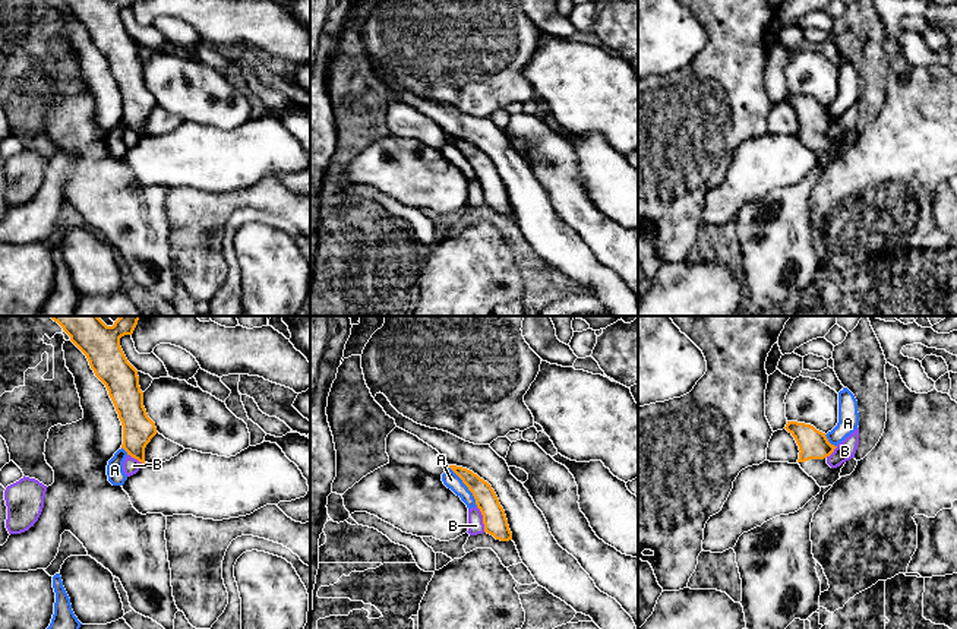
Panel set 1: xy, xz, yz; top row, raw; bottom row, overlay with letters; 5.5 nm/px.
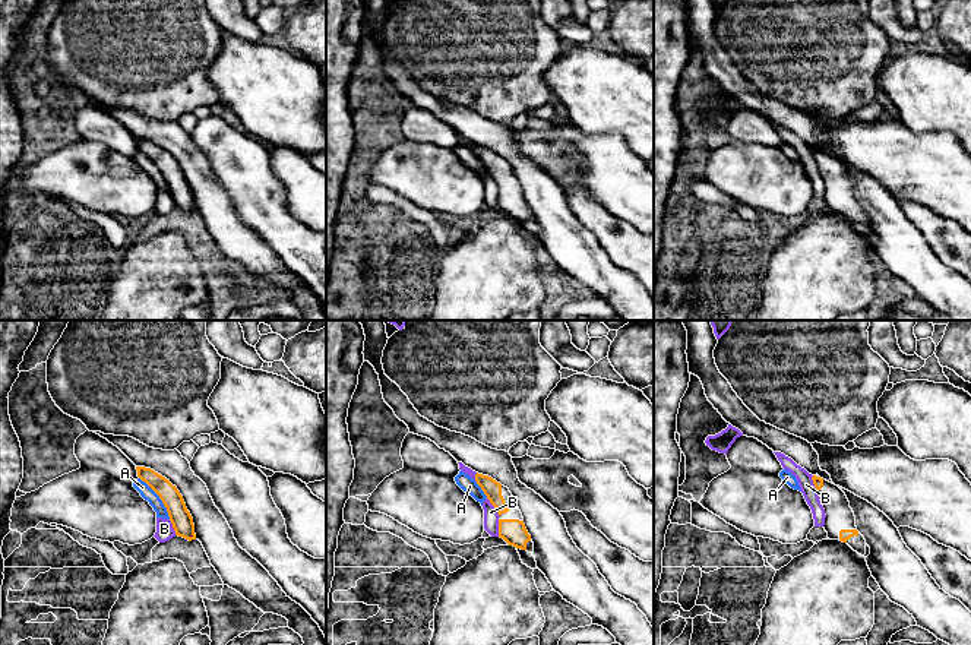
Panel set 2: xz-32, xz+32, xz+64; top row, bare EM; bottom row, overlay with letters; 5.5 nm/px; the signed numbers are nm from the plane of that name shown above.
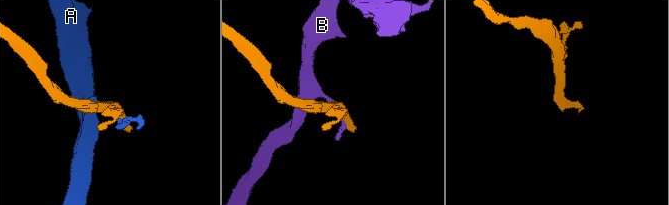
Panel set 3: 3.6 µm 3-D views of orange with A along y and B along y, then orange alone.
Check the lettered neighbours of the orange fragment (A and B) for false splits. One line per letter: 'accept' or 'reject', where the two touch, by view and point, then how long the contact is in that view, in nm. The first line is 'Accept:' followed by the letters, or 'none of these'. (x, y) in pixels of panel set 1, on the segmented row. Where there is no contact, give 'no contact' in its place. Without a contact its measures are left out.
Accept: none of these
A: reject; meets orange in xz at (466, 484); contact 260 nm long
B: reject; meets orange in xz at (483, 520); contact 150 nm long

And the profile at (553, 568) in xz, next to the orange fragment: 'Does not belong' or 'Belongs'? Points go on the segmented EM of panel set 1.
Does not belong

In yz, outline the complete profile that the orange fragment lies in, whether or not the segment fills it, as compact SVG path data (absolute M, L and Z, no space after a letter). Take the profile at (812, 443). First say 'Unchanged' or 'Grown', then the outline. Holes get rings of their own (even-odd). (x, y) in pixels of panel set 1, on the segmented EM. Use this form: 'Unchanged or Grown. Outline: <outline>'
Grown. Outline: M787 421L784 429L795 437L799 446L798 464L800 468L812 477L819 487L833 486L840 478L841 468L846 464L843 462L837 468L831 468L827 464L827 458L837 446L831 445L825 433L811 424Z

